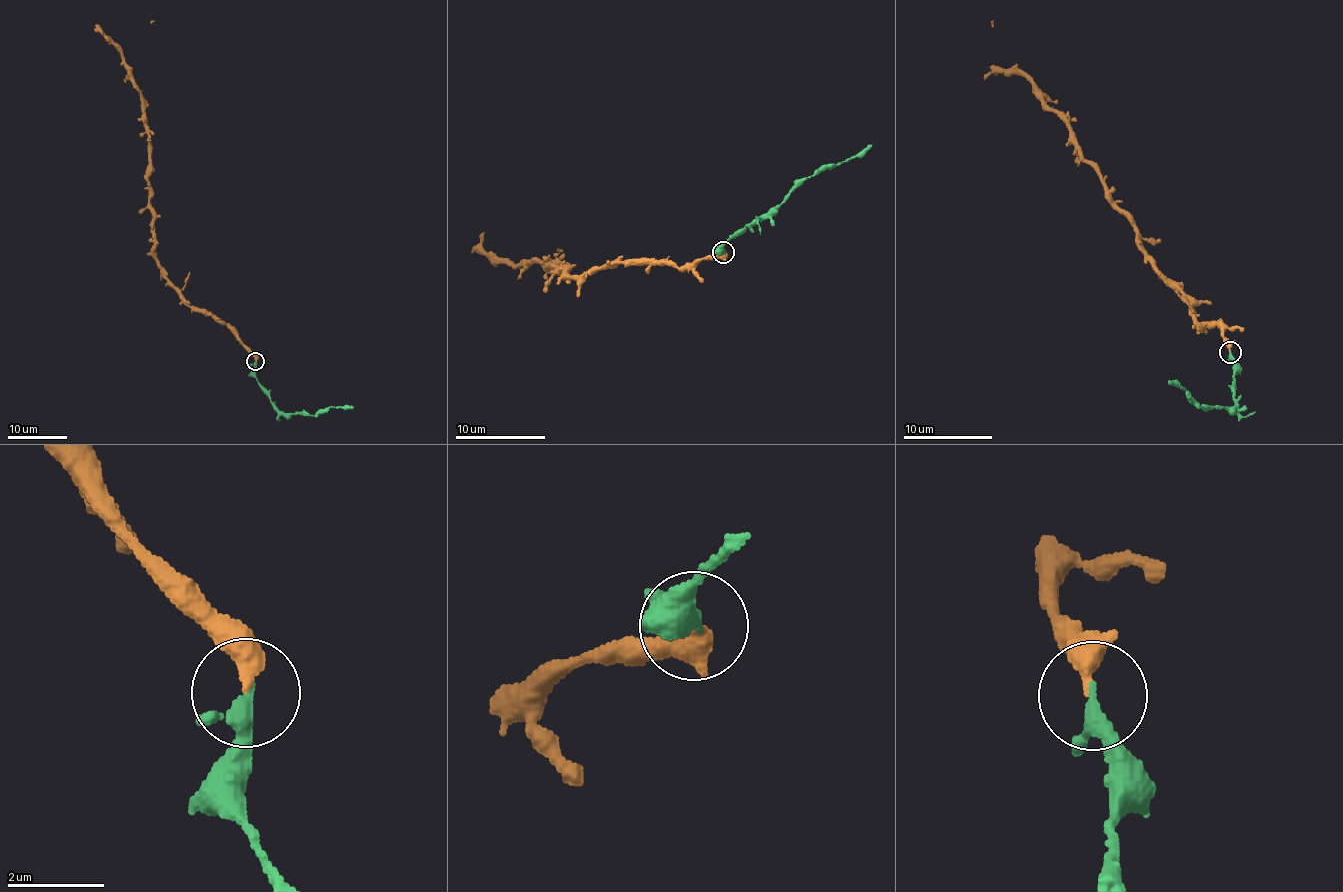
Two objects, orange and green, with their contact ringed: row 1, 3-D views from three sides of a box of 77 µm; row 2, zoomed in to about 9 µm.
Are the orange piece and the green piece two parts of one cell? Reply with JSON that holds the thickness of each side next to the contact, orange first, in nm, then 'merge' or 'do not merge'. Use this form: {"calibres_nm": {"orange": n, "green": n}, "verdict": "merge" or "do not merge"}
{"calibres_nm": {"orange": 320, "green": 240}, "verdict": "merge"}

